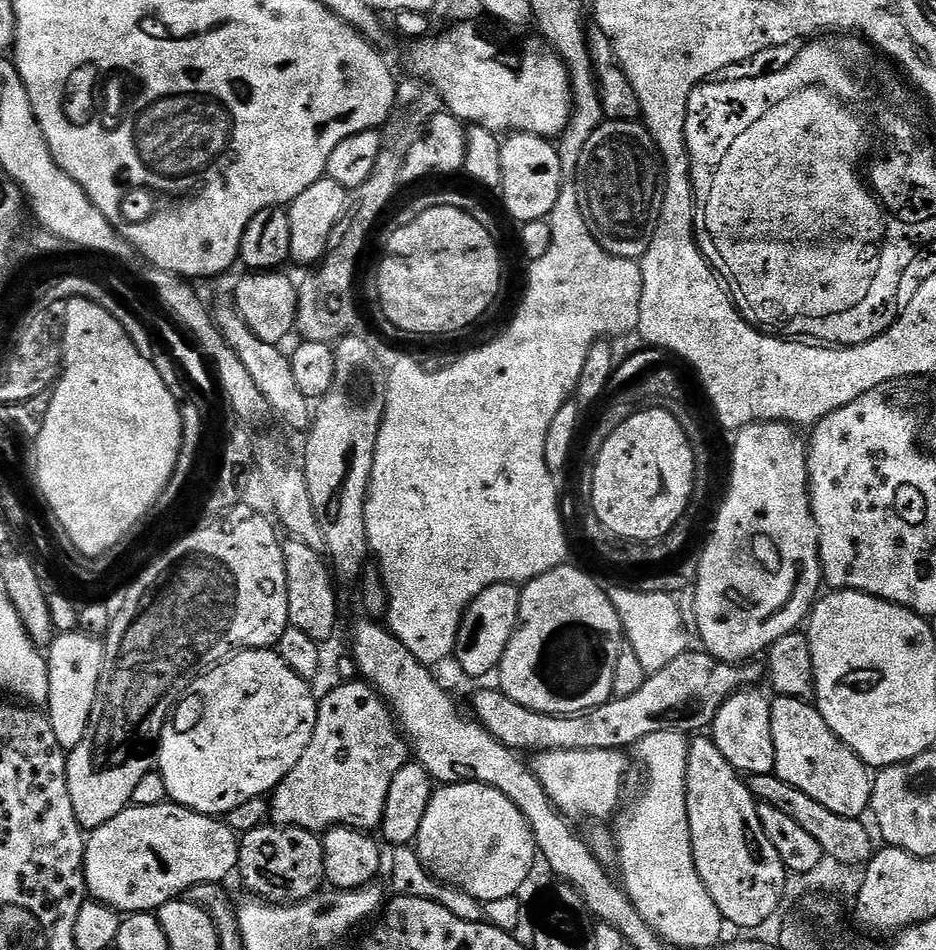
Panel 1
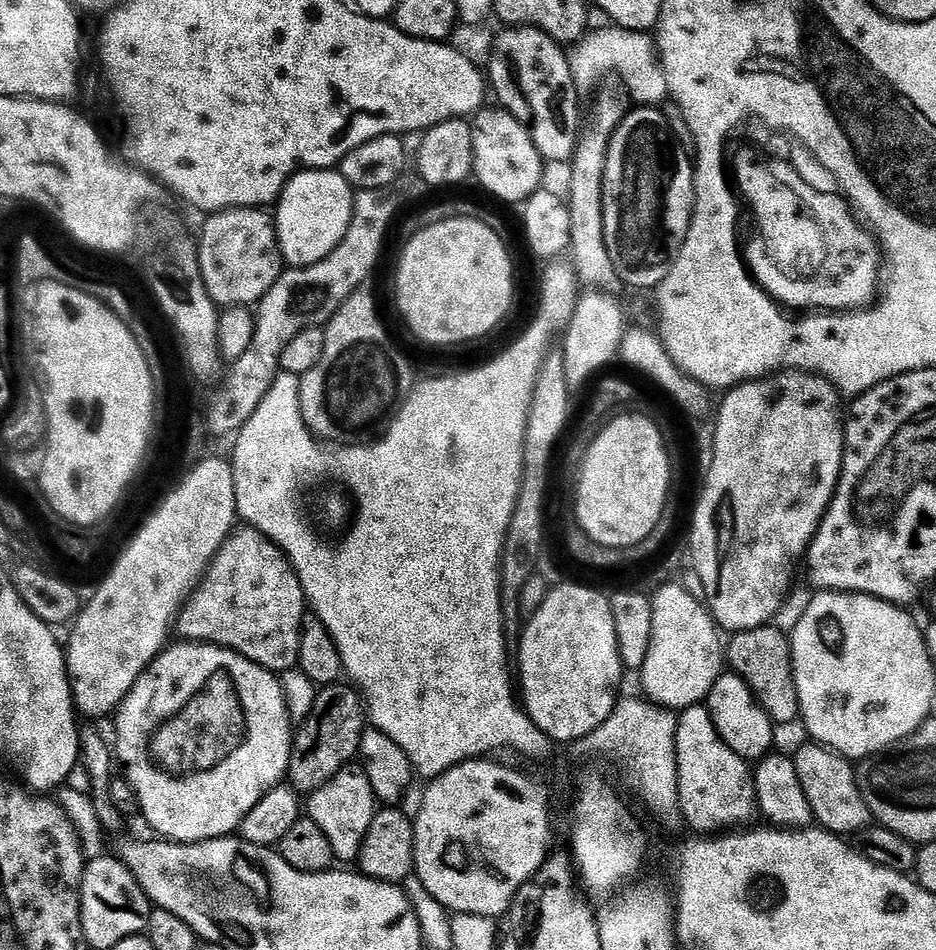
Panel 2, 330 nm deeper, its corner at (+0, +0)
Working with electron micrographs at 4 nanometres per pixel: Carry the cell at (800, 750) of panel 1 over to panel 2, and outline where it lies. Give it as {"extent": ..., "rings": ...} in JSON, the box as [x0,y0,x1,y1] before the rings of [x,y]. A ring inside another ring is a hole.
{"extent":[794,742,873,838],"rings":[[[808,742],[805,748],[794,752],[798,780],[802,782],[802,790],[806,790],[806,802],[810,802],[812,819],[819,827],[825,828],[827,832],[834,832],[841,838],[852,838],[855,832],[863,833],[873,823],[872,811],[860,793],[860,787],[856,781],[856,770],[853,761],[839,756],[832,749],[824,747],[823,744]]]}

